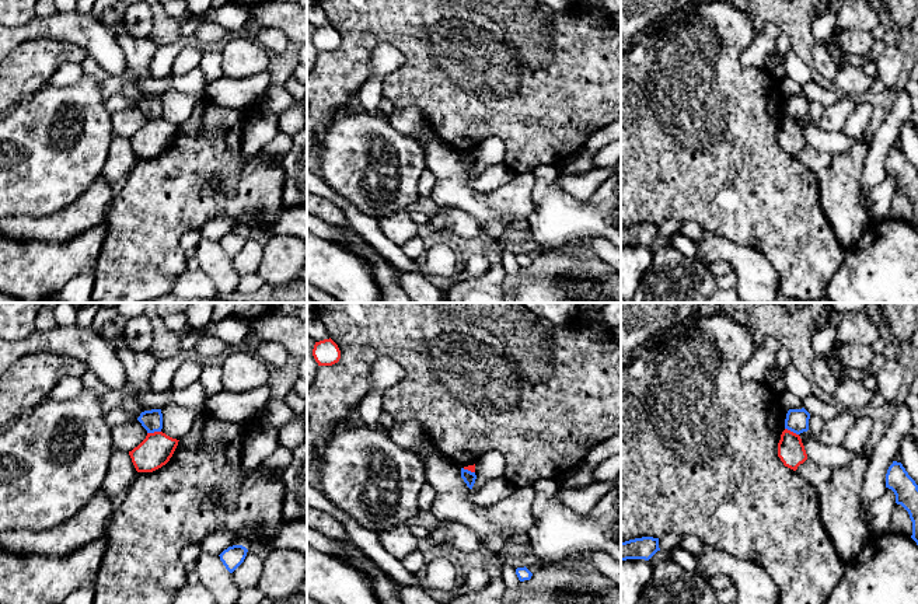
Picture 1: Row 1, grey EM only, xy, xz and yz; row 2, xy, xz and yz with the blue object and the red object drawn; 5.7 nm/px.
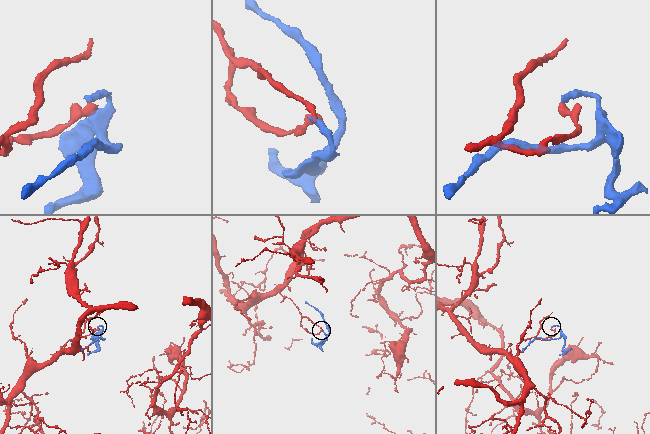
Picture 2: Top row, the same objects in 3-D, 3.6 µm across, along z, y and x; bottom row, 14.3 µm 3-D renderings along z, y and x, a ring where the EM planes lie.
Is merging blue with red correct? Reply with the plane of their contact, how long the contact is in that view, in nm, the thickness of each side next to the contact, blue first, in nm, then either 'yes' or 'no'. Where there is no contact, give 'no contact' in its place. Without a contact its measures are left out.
meets blue in xy; contact 80 nm long; 120 nm thick on the blue side, 190 nm on the other; no

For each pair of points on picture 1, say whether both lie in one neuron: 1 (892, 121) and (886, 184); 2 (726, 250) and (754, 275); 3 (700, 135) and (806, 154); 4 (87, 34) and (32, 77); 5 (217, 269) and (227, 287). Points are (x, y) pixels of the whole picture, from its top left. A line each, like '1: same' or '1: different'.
1: different
2: same
3: different
4: different
5: same

